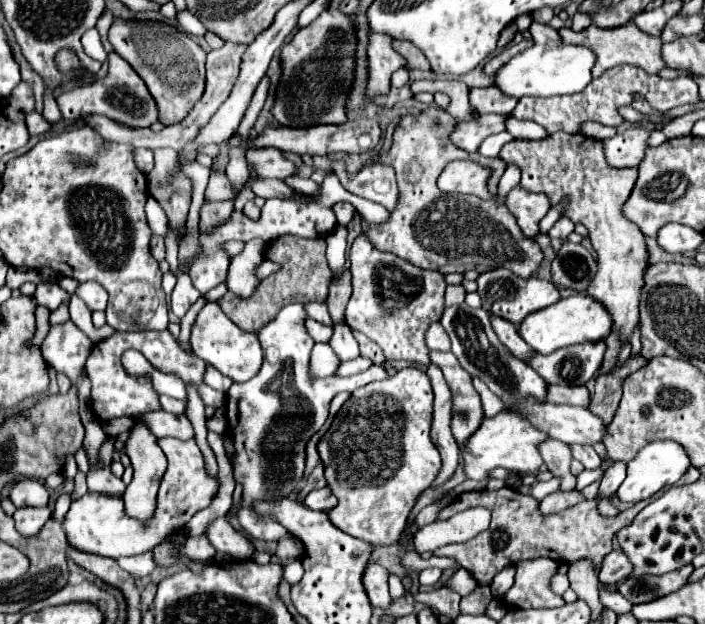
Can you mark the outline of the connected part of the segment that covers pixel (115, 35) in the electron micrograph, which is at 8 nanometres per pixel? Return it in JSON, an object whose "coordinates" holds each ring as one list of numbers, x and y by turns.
{"coordinates":[[114,19,108,39,114,51,122,59,126,59,132,65,132,69,140,75,140,79,148,85,148,91,152,93,152,99,156,101,156,107,160,111,158,121,162,125,172,125,182,121,190,113,192,105,200,101,206,83,204,77,206,53,190,35,178,31,176,27,168,27,160,23]]}

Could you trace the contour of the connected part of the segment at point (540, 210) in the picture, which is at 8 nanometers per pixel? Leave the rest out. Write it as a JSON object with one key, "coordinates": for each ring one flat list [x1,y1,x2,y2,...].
{"coordinates":[[516,185,506,195,506,205,516,217,524,237,534,237,538,233,538,223,550,209,548,197,544,197,542,193,528,193,526,189,522,189,522,185]]}

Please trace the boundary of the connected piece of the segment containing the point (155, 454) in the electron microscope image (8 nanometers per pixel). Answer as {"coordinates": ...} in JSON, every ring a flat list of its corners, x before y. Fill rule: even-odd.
{"coordinates":[[136,415,134,427,130,429,130,437,126,441,126,455,130,457,132,467,134,467,134,479,130,481,130,485,126,487,126,493,124,493,126,513,130,517,146,521,152,517,152,513,156,509,156,493,158,493,160,477,166,471,166,457,164,457,162,449,158,447,158,439,154,437,154,433,148,427,144,427,144,423,140,421,140,415]]}

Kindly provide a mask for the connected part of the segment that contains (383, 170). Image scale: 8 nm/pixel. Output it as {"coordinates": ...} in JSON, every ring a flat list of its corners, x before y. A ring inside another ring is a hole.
{"coordinates":[[334,159,332,171,338,175,344,188,351,193,360,197,366,195,364,199,380,203,386,209,394,209,398,201,398,187,396,187,394,171,388,165,364,167,354,179,348,179,344,161]]}

